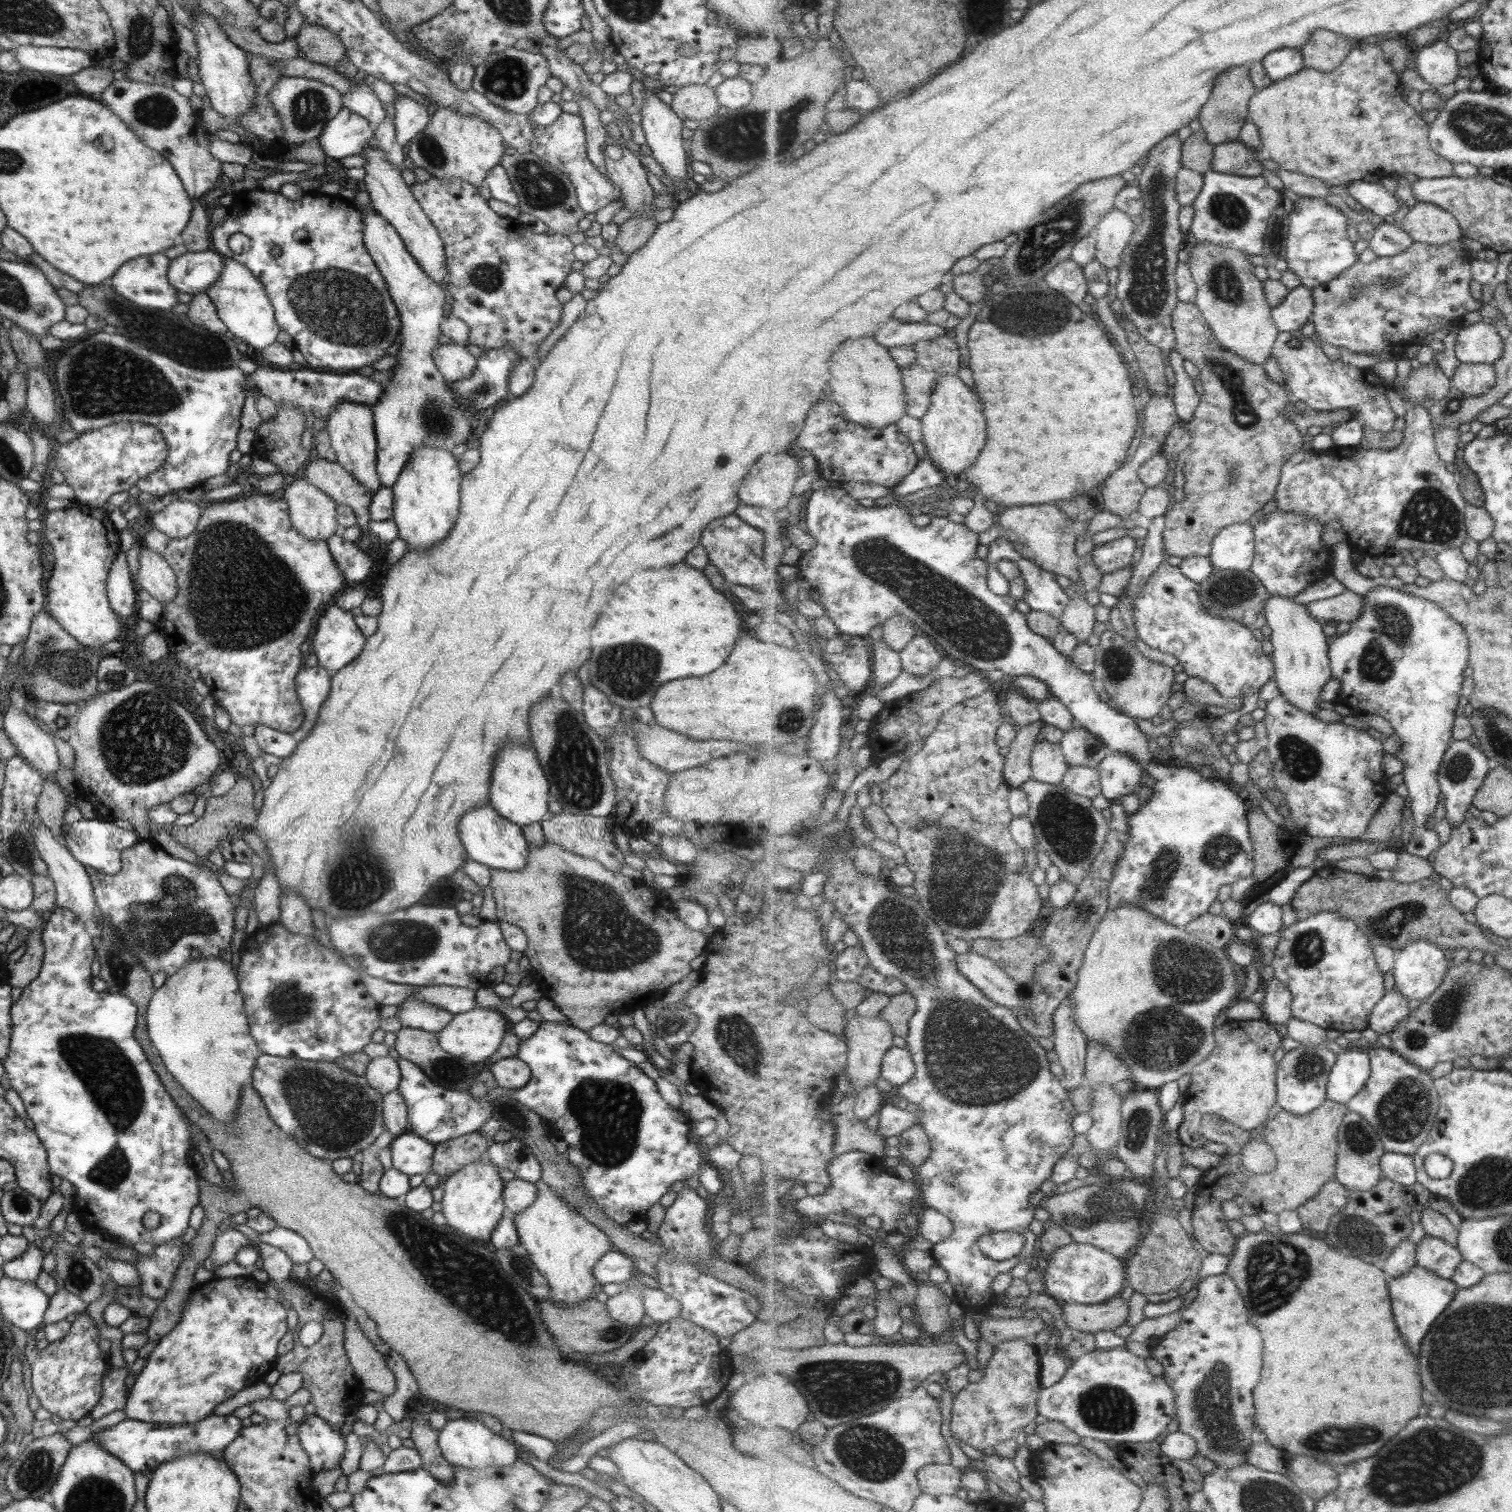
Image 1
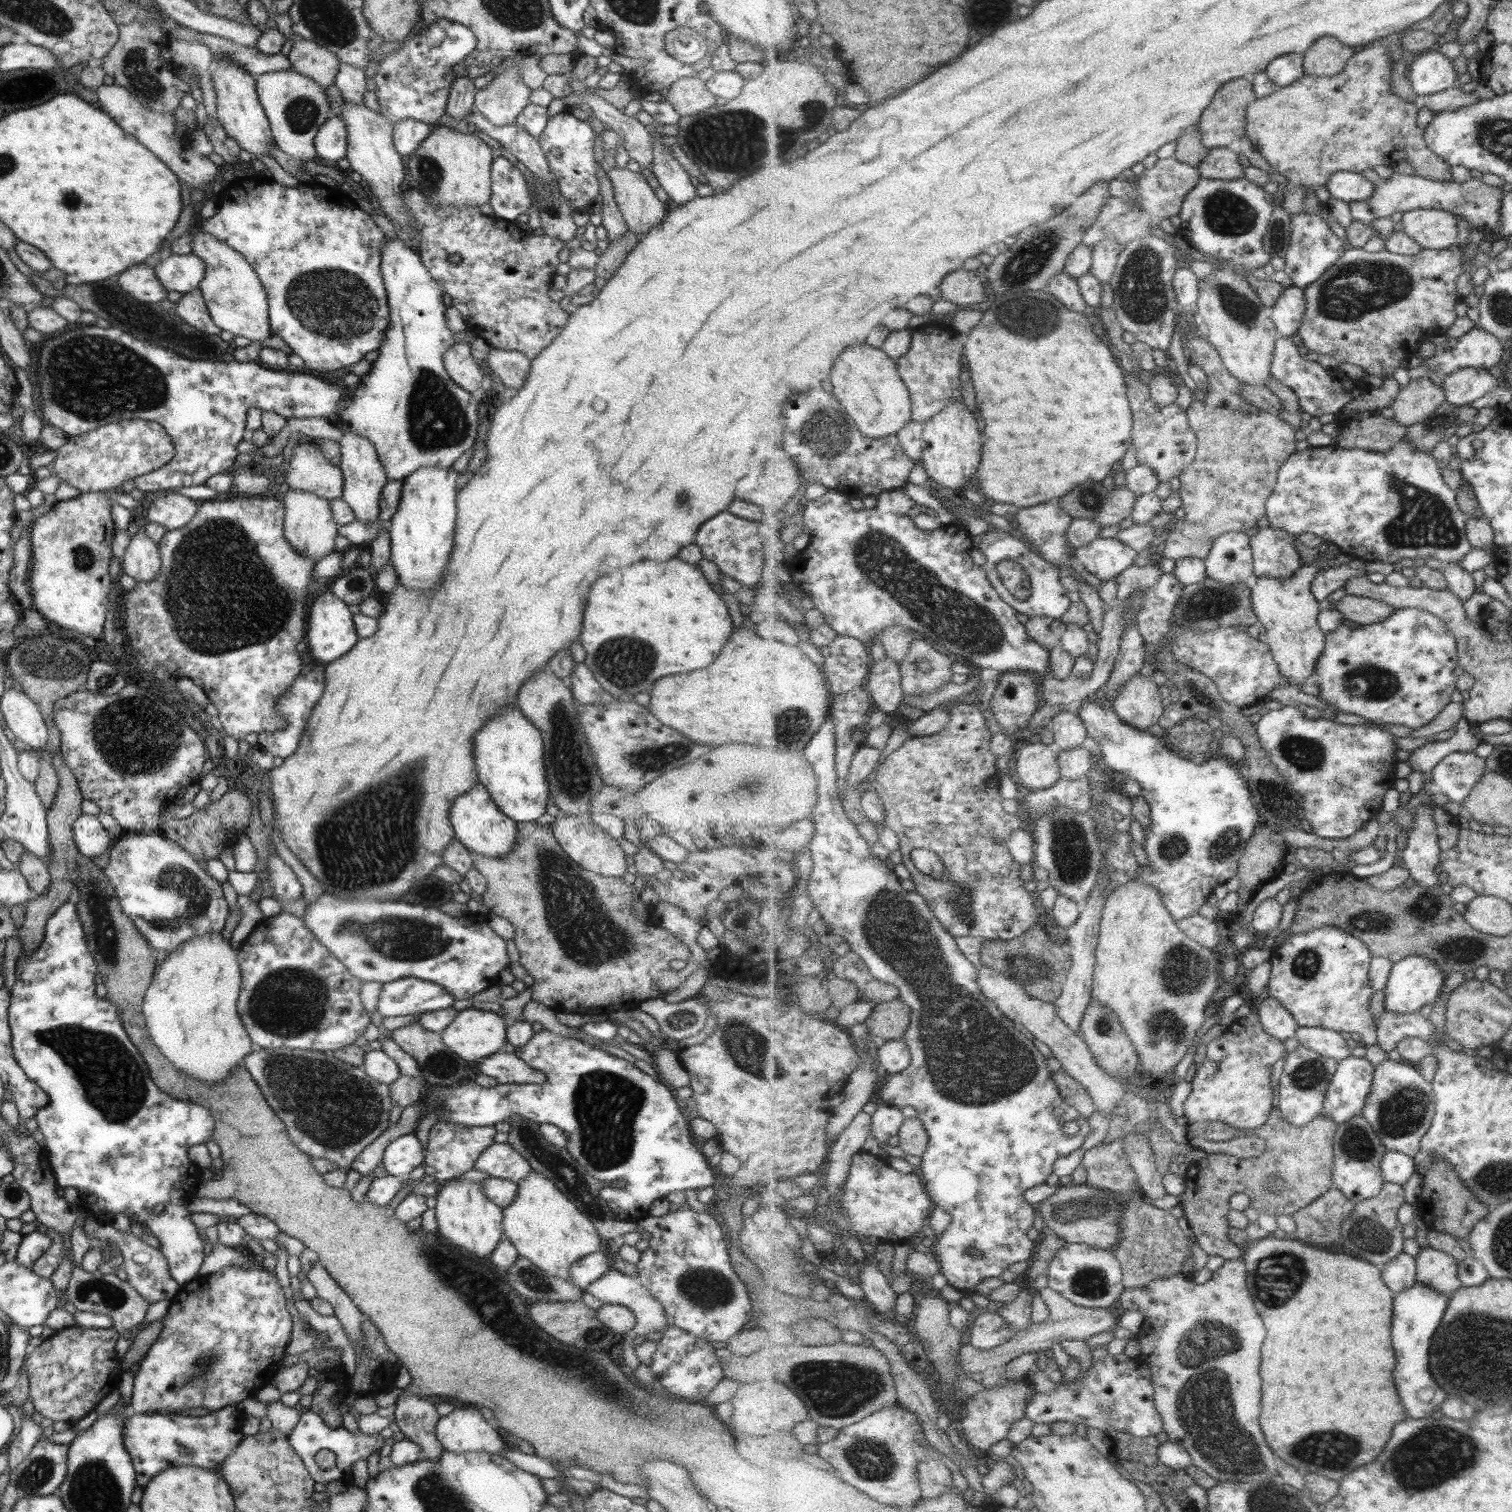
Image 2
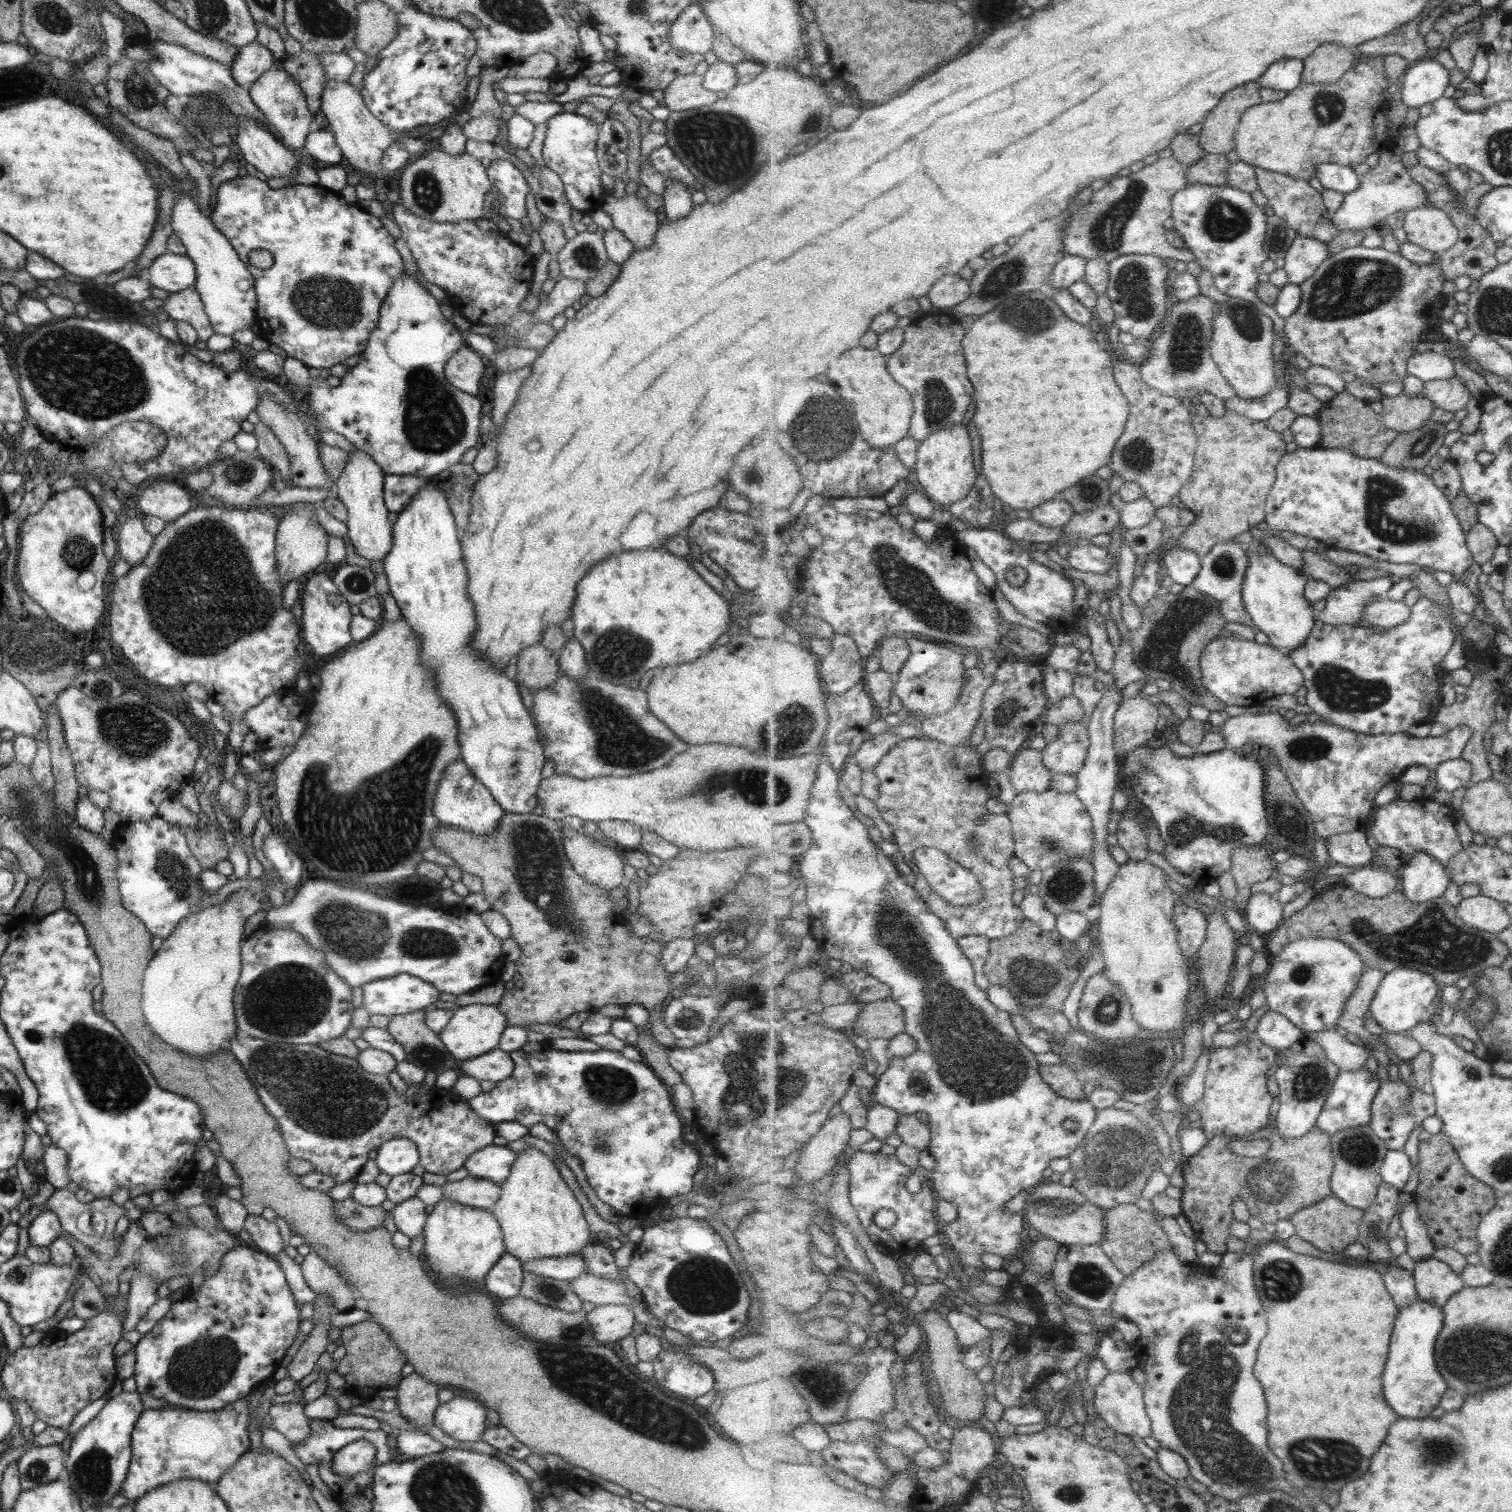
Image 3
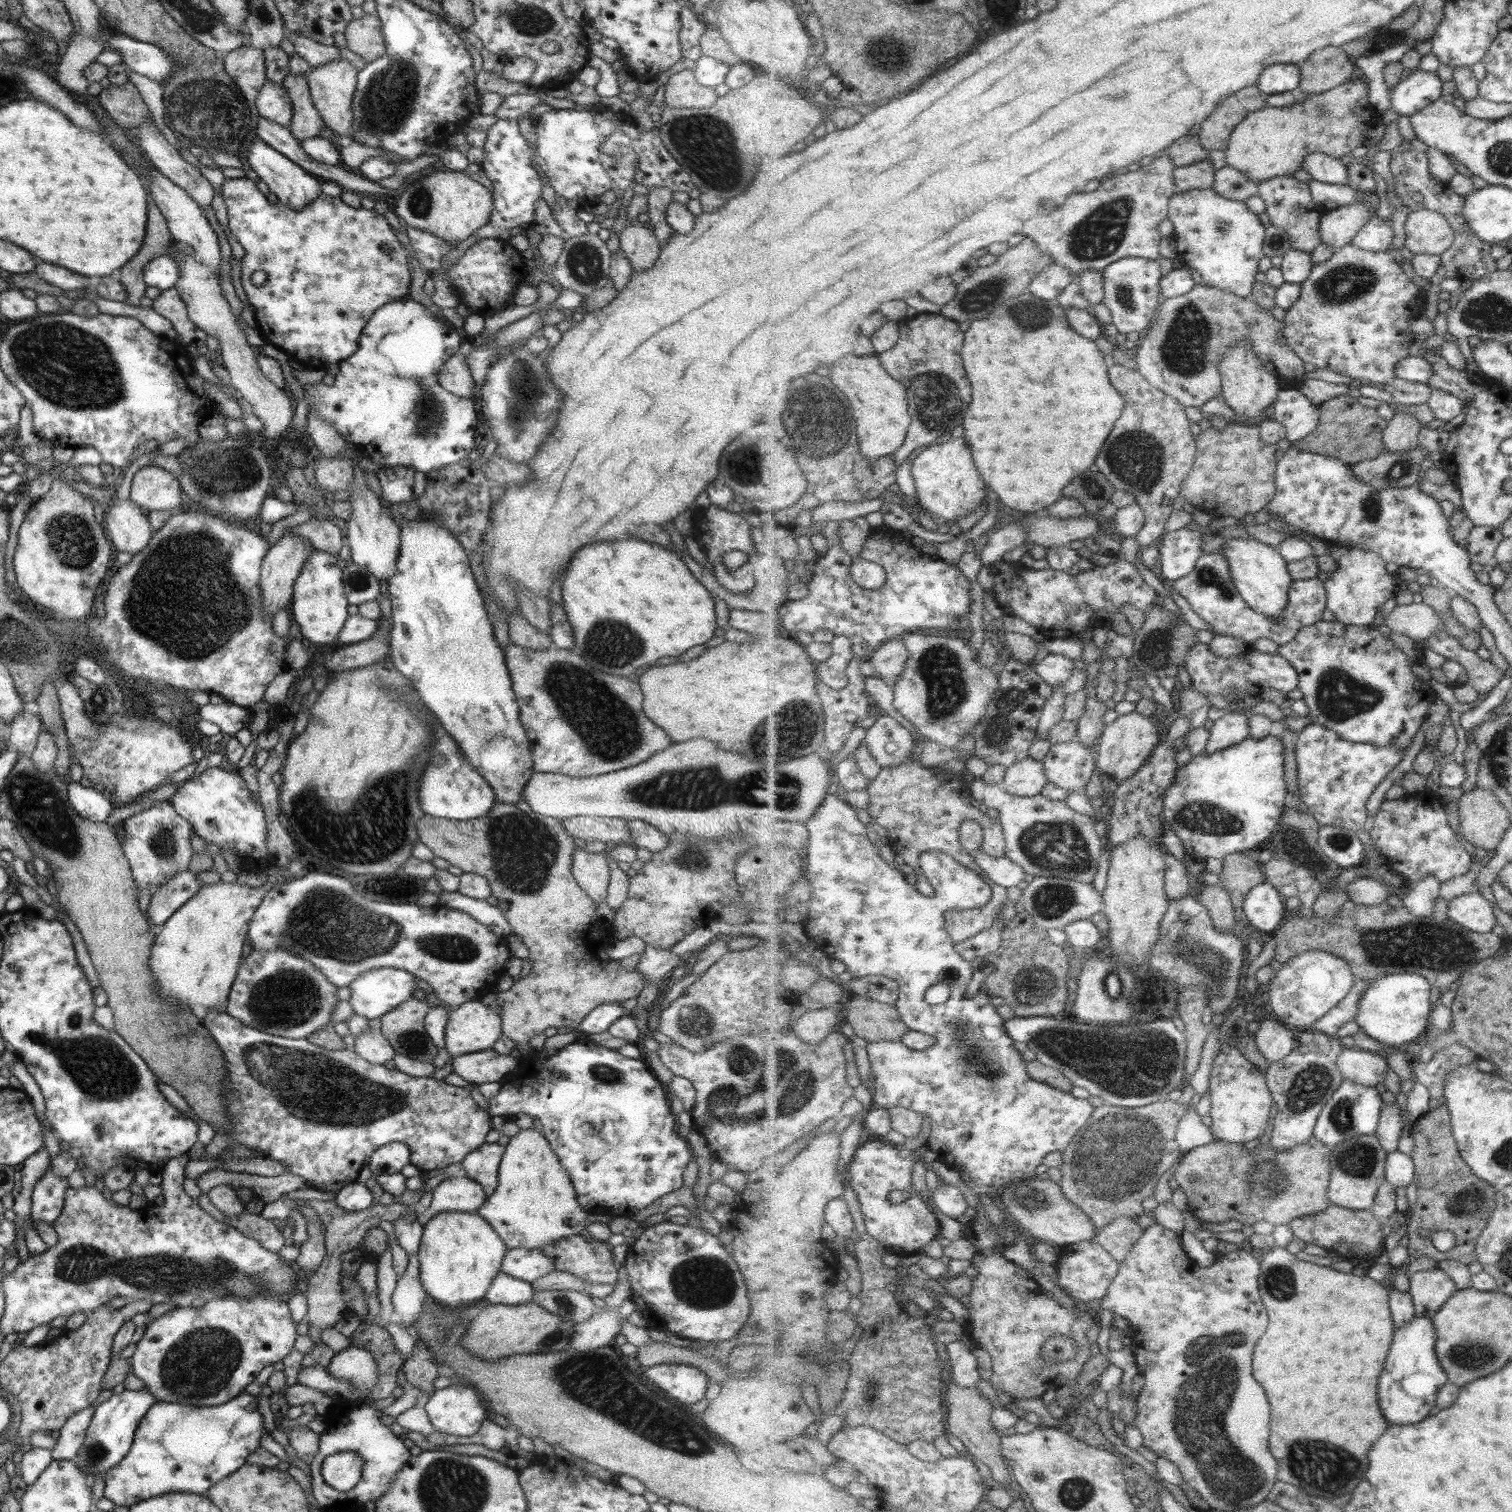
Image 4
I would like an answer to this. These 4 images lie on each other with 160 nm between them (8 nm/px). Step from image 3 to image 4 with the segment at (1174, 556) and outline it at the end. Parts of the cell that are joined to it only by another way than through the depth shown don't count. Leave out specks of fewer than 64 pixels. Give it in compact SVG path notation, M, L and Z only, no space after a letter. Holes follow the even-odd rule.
M1181 528L1168 531L1160 540L1160 569L1166 584L1183 578L1195 570L1201 558L1201 544L1204 538L1201 532Z

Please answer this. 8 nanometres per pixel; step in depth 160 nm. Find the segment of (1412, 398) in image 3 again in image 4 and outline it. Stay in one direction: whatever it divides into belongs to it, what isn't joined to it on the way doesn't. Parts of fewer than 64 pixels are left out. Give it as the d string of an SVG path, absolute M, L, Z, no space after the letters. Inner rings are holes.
M1395 413L1383 431L1384 443L1389 453L1407 453L1417 449L1419 432L1425 424L1421 424L1413 415Z

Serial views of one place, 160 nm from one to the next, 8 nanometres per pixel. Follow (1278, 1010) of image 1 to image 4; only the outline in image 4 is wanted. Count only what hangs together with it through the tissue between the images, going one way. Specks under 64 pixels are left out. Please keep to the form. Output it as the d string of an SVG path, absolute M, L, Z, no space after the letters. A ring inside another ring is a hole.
M1263 1020L1255 1028L1255 1035L1259 1050L1271 1062L1289 1056L1296 1048L1296 1037L1292 1027L1279 1020Z

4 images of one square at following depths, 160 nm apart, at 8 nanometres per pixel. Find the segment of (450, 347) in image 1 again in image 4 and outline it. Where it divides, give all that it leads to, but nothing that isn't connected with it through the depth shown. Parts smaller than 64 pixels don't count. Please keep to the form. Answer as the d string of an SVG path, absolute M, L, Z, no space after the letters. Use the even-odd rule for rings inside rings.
M463 345L453 355L450 356L444 365L438 370L437 382L443 390L450 392L459 398L470 398L471 390L474 386L466 367L466 354L468 347Z

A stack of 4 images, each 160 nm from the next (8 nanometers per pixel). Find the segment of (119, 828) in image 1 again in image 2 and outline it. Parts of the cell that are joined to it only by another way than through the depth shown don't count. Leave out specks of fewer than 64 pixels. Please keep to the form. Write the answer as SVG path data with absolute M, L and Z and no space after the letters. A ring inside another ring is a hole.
M81 813L73 822L72 831L78 852L90 859L106 849L109 850L117 838L117 835L114 835L109 839L97 817L91 814Z

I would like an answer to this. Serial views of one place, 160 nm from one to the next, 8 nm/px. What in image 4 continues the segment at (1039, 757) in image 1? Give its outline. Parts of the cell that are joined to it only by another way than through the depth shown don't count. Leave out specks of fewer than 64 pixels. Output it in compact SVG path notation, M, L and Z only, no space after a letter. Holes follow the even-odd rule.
M1027 757L1008 767L1001 785L1009 795L1035 797L1042 795L1049 782L1044 762Z

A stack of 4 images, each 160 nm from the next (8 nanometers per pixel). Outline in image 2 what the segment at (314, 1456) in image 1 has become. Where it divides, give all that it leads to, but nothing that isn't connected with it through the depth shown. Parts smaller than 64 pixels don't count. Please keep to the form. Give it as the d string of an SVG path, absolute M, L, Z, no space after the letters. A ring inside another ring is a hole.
M308 1410L301 1411L297 1424L286 1437L289 1446L302 1460L309 1476L315 1483L321 1482L323 1485L331 1480L337 1480L338 1478L339 1480L345 1481L346 1484L350 1484L351 1466L353 1466L357 1460L366 1460L369 1454L378 1452L381 1446L383 1446L384 1440L379 1433L367 1435L361 1433L361 1431L345 1430L342 1426L329 1428L319 1415ZM318 1450L331 1450L335 1455L336 1465L328 1468L321 1468L314 1464L313 1456Z

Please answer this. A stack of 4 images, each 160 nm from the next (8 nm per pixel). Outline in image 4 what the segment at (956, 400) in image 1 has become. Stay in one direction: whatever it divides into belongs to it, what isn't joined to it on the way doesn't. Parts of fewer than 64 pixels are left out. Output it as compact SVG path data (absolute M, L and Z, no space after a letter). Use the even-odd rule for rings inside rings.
M944 438L936 445L923 449L913 459L912 473L918 490L915 499L933 516L938 515L945 520L956 520L966 516L984 503L985 482L973 464L971 450L965 444L965 438Z

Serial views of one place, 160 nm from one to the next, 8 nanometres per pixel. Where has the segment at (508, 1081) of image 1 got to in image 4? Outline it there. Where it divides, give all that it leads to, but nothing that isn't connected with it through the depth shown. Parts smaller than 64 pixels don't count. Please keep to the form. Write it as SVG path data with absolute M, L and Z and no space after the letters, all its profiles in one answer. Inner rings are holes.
M492 1048L452 1056L449 1060L452 1072L477 1085L483 1082L499 1082L504 1075L515 1070L519 1063L516 1054L503 1056Z

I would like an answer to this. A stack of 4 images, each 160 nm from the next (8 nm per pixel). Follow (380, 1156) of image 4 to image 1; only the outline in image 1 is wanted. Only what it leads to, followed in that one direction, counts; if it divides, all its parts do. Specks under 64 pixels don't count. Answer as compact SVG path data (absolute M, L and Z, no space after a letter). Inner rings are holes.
M408 1132L393 1138L388 1147L393 1170L407 1177L431 1172L433 1145L415 1133Z

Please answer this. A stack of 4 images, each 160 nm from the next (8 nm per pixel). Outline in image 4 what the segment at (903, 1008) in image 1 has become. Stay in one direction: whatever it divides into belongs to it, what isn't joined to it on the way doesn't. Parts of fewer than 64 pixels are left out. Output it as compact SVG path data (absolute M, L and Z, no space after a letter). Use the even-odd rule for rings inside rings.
M853 996L842 1008L855 1034L867 1042L901 1041L909 1031L896 1005Z

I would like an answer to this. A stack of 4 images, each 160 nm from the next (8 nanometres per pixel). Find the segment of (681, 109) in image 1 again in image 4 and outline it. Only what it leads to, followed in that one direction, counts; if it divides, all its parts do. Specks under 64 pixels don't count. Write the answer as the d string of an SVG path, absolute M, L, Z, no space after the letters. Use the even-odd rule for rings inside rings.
M691 69L673 73L664 84L664 102L669 107L709 108L716 98L714 88L697 84Z

